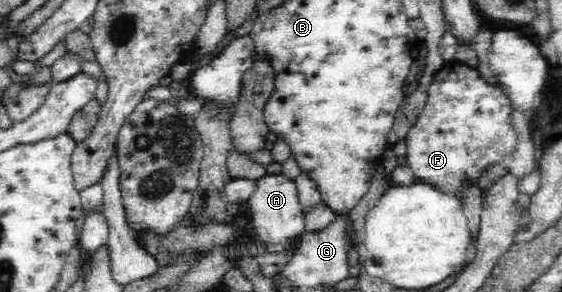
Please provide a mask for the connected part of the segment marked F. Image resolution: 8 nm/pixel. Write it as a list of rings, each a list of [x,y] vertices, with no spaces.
[[[455,60],[446,62],[441,71],[433,75],[433,83],[429,85],[429,99],[427,99],[425,111],[419,115],[419,119],[417,119],[417,123],[413,125],[413,129],[407,133],[407,165],[413,170],[414,176],[419,177],[419,180],[425,183],[431,183],[431,185],[436,186],[437,189],[445,193],[457,195],[471,184],[477,184],[476,181],[481,175],[481,171],[487,169],[489,165],[493,165],[494,163],[499,164],[503,162],[509,154],[515,153],[516,147],[520,145],[520,133],[513,130],[513,126],[511,126],[511,104],[513,103],[507,94],[507,91],[505,91],[502,86],[487,84],[476,68]]]

